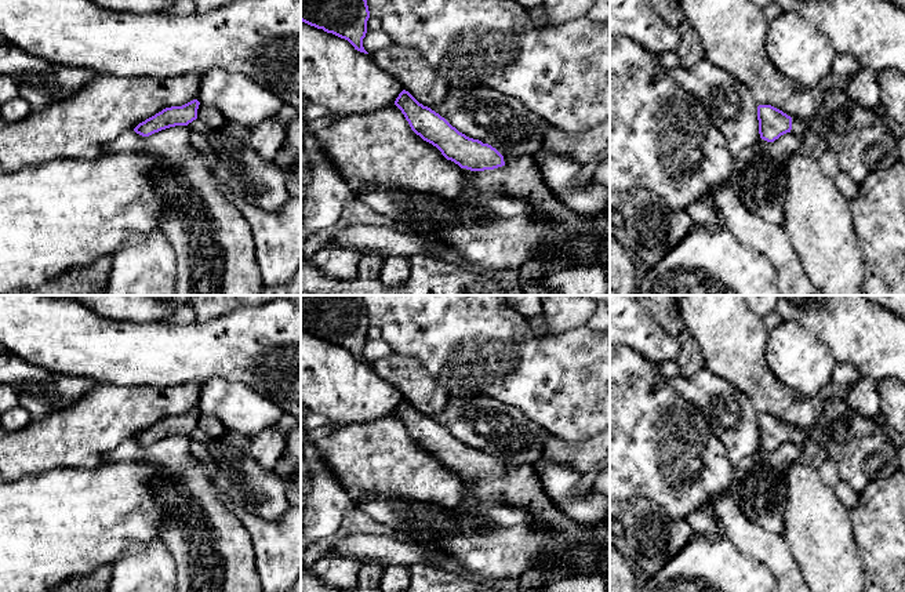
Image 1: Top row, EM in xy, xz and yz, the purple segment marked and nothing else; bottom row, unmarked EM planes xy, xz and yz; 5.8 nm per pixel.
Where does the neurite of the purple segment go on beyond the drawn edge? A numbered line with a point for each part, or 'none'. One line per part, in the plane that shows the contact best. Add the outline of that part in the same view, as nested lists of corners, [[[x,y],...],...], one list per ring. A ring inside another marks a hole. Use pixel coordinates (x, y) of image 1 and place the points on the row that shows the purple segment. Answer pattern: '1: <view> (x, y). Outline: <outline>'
1: xz (520, 178). Outline: [[[530,156],[513,157],[508,164],[484,171],[462,168],[468,188],[481,195],[502,195],[526,200],[539,218],[560,221],[568,229],[579,229],[581,219],[563,206],[544,184],[542,175]]]

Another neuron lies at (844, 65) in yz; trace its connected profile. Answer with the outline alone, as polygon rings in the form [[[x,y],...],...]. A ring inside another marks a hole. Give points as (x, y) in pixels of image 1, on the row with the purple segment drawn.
[[[837,52],[836,59],[832,66],[832,73],[851,79],[861,69],[859,62],[850,54]]]

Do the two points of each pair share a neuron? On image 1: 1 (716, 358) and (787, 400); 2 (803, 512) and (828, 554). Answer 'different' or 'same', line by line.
1: same
2: same

